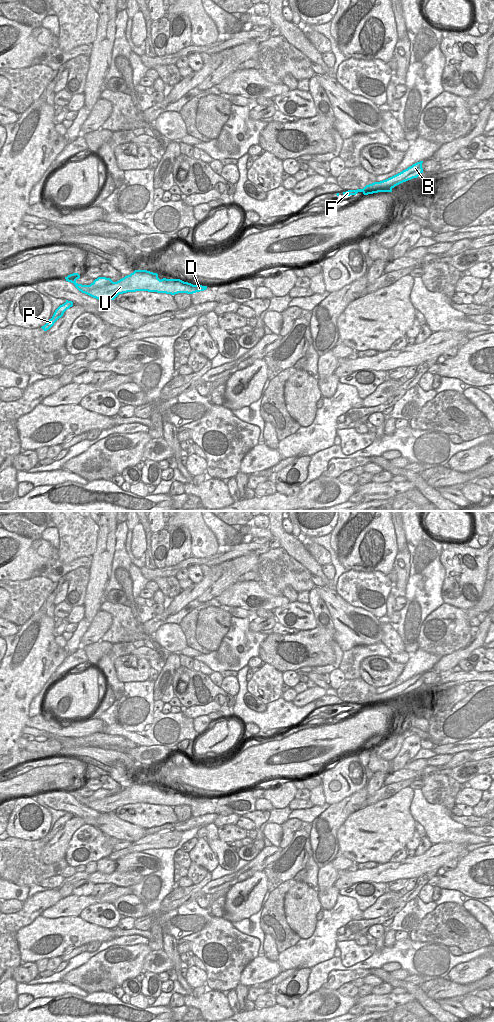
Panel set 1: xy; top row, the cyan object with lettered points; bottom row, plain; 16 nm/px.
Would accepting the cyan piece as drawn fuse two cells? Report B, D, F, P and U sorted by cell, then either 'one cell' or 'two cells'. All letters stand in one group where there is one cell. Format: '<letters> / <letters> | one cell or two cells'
B F P / D U | two cells

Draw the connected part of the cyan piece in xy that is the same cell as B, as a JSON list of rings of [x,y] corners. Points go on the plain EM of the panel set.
[[[423,673],[417,674],[402,684],[386,692],[366,697],[363,701],[348,702],[343,704],[343,708],[356,707],[358,704],[362,704],[364,707],[378,704],[392,704],[392,701],[395,698],[413,690],[417,690],[421,685],[423,685],[422,675]]]

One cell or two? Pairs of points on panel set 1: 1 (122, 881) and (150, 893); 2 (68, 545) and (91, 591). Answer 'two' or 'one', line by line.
1: two
2: two

